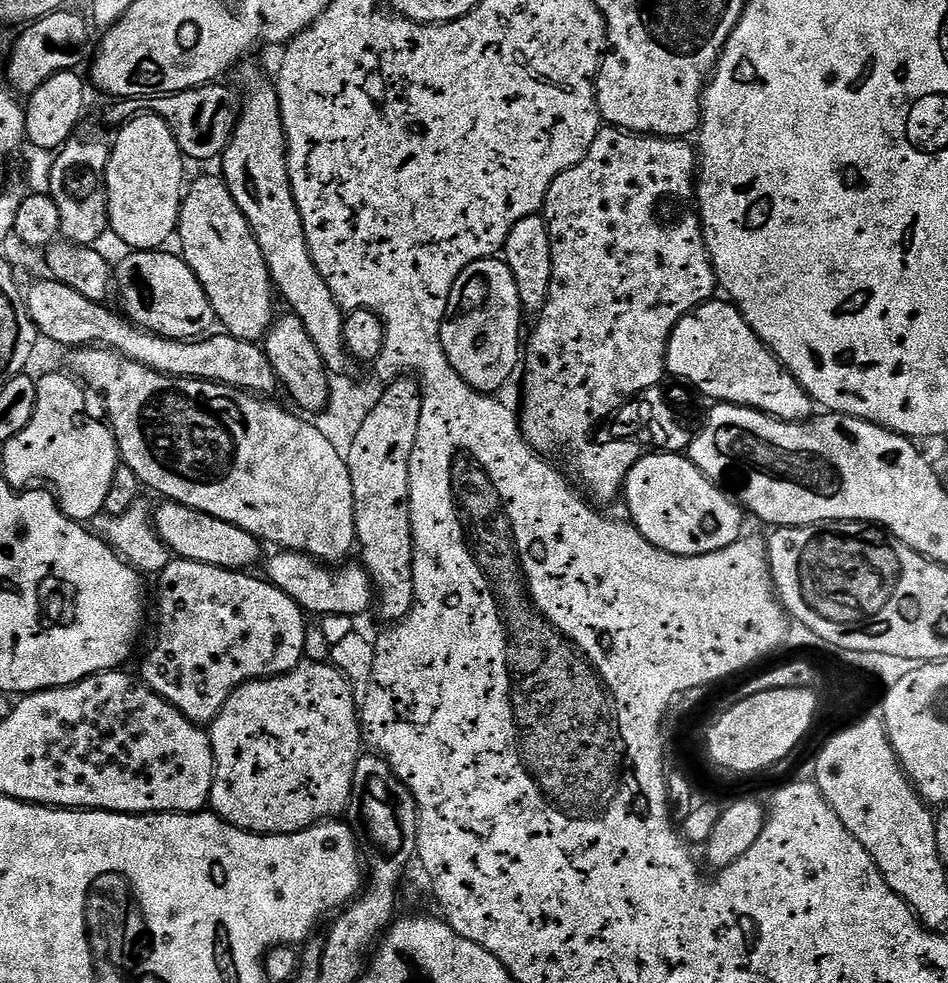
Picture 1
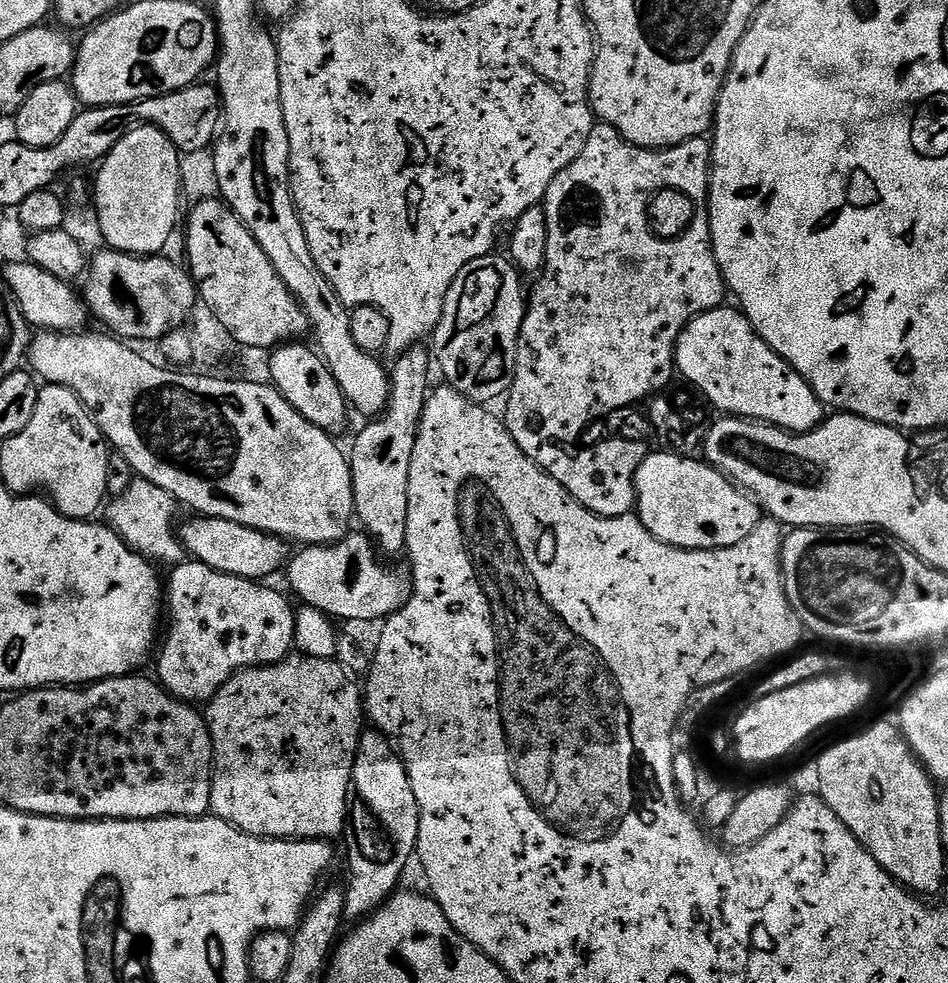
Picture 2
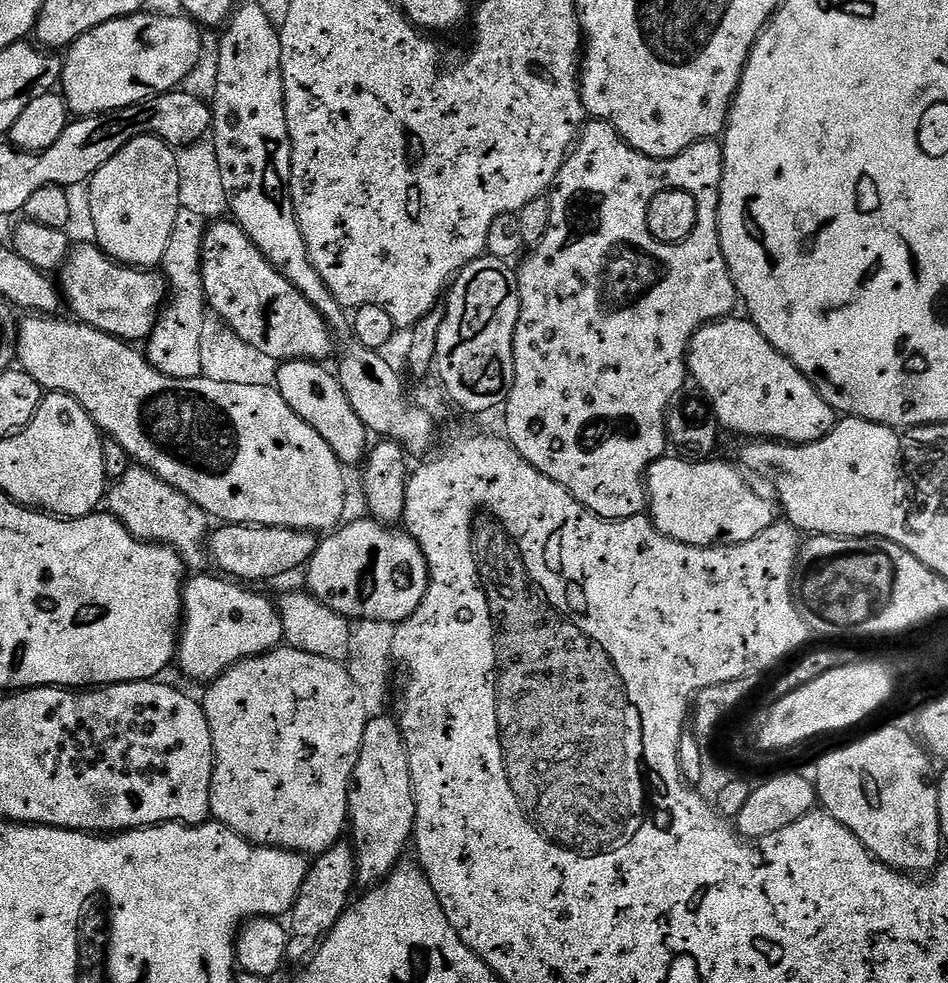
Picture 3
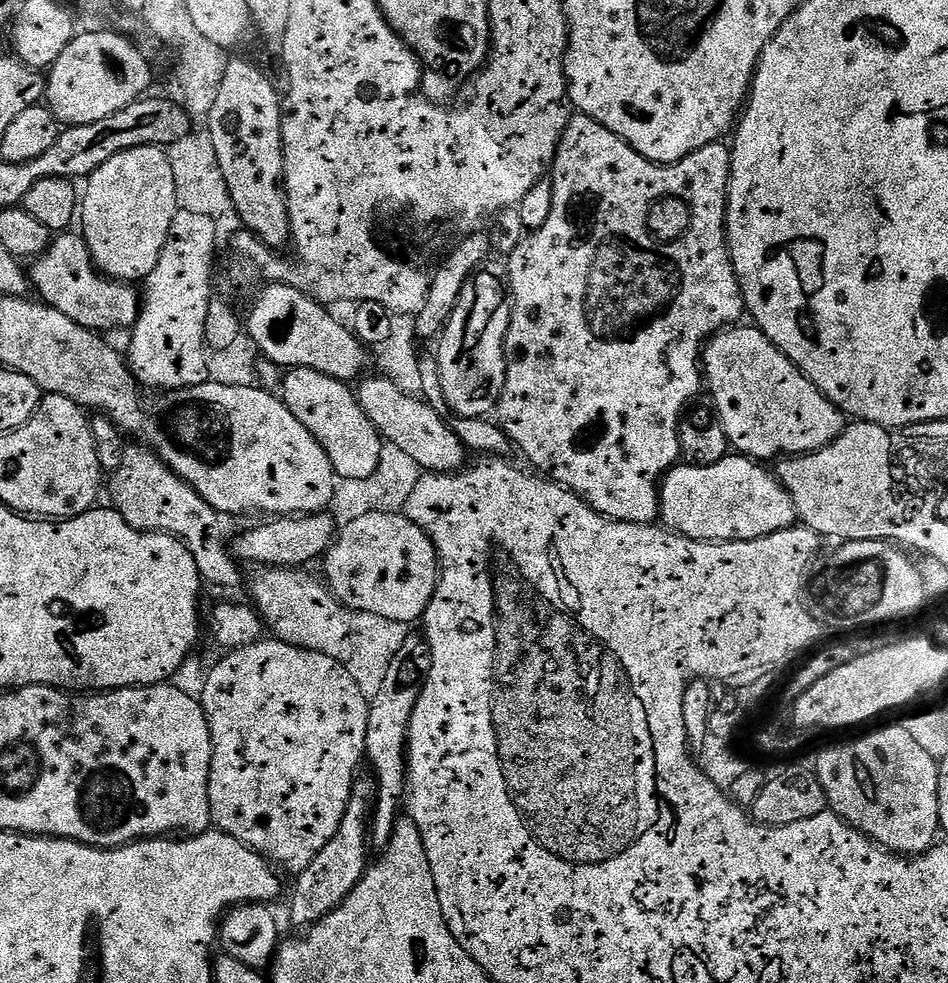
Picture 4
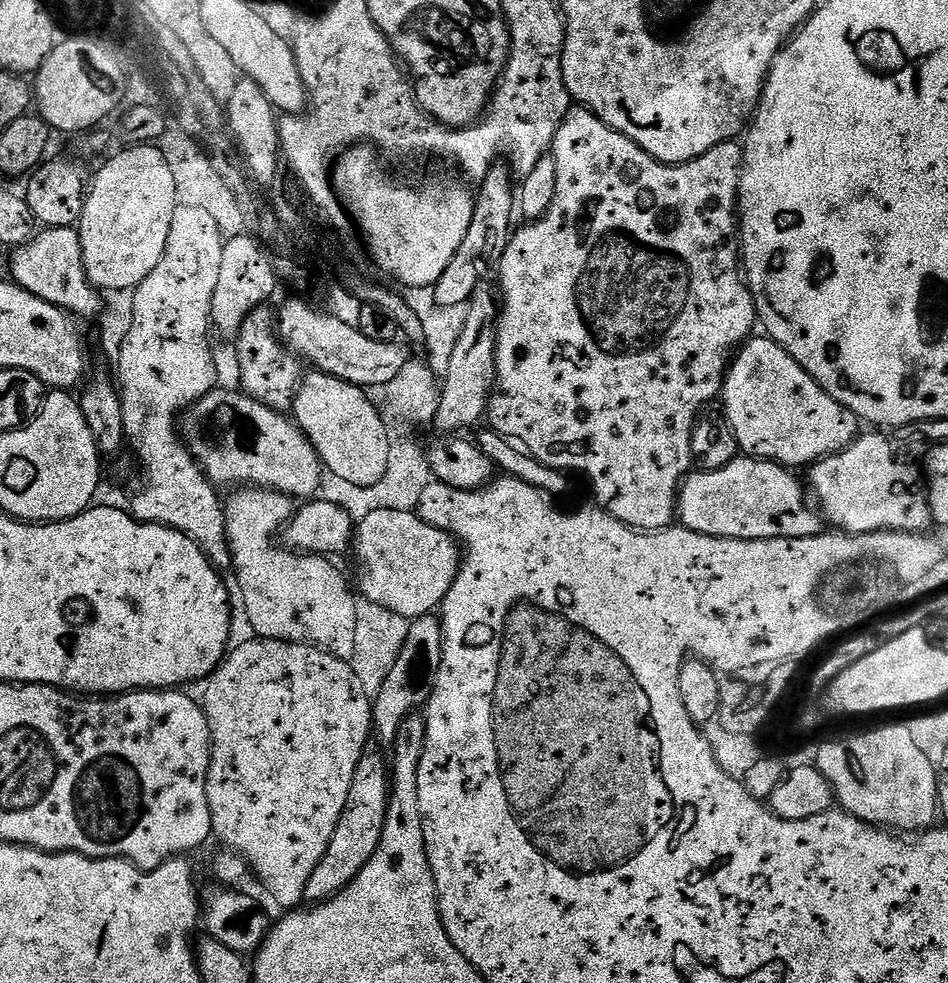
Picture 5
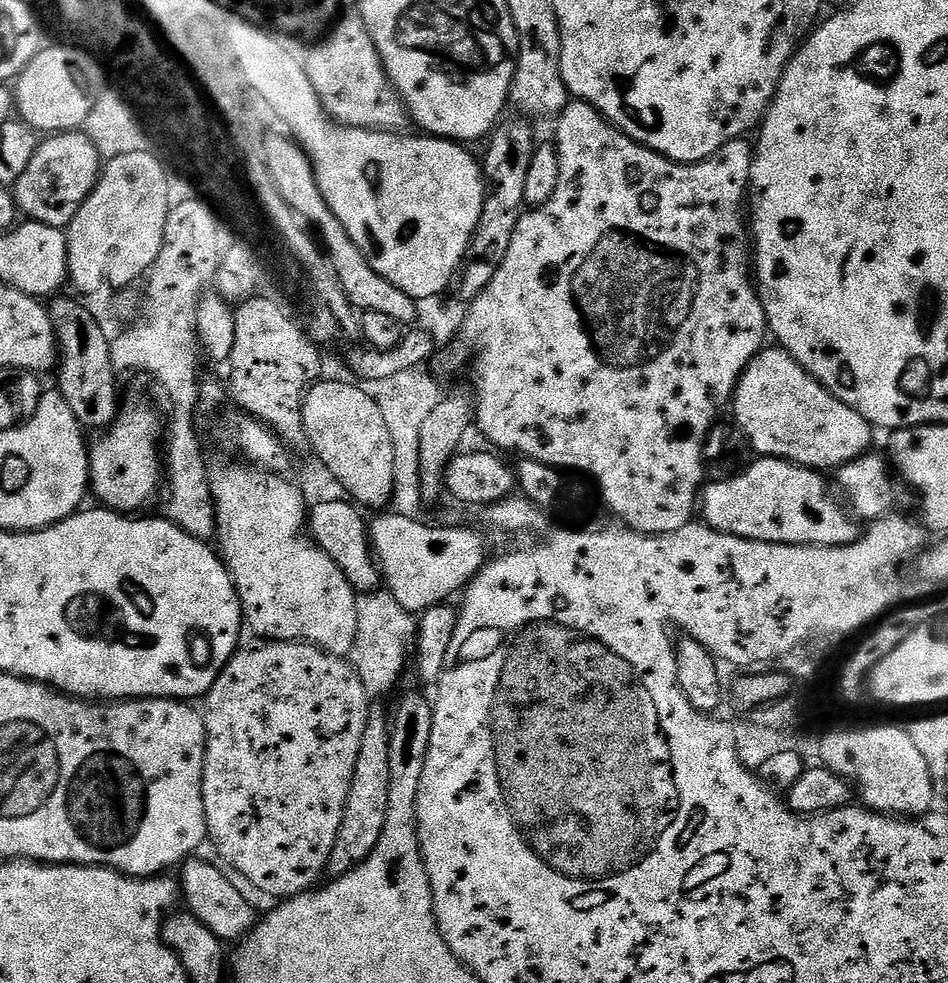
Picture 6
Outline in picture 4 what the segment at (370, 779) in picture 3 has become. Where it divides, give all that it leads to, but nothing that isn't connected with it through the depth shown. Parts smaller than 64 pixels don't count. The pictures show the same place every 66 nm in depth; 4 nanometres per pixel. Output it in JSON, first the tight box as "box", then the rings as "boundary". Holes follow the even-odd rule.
{"box":[364,634,430,850],"boundary":[[[409,634],[402,643],[402,648],[394,657],[394,662],[368,706],[366,718],[366,746],[364,755],[369,764],[371,775],[376,782],[376,798],[370,821],[370,844],[373,849],[382,850],[390,842],[392,831],[402,815],[400,803],[405,803],[408,783],[408,723],[424,687],[426,669],[430,663],[430,653],[425,641]]]}

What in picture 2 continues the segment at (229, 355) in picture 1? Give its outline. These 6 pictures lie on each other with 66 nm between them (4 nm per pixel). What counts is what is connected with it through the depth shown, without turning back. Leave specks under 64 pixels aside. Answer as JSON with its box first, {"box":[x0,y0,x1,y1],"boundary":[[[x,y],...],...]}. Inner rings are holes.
{"box":[3,262,89,334],"boundary":[[[31,262],[5,264],[3,283],[7,284],[14,294],[22,314],[33,329],[75,334],[87,325],[84,323],[89,323],[88,306],[84,303],[81,293],[77,289],[76,292],[72,289],[75,287],[69,281],[54,278],[54,274],[46,274],[46,270],[42,270],[37,264]]]}

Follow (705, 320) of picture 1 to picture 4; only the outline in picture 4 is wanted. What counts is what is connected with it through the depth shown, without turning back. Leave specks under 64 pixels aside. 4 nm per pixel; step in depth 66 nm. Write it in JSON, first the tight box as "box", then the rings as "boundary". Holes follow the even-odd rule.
{"box":[702,326,846,462],"boundary":[[[733,326],[722,332],[717,332],[707,341],[702,353],[702,376],[706,388],[712,391],[711,403],[714,411],[720,417],[722,430],[726,430],[729,445],[739,455],[749,457],[757,462],[775,461],[777,458],[790,456],[805,456],[808,452],[817,452],[830,442],[834,442],[844,433],[846,417],[839,408],[828,401],[811,384],[782,350],[766,334],[762,334],[755,326]]]}

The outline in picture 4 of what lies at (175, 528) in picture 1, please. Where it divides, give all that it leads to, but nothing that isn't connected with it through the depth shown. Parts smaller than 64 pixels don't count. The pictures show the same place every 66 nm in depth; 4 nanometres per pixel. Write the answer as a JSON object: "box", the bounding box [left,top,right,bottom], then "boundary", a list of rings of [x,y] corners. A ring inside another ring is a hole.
{"box":[230,511,338,569],"boundary":[[[327,511],[313,512],[303,516],[281,516],[269,519],[268,524],[260,524],[249,532],[241,534],[237,540],[233,539],[230,544],[230,551],[241,565],[264,564],[265,569],[269,568],[295,568],[303,569],[304,564],[311,560],[319,561],[324,553],[328,551],[333,540],[336,539],[338,524]]]}

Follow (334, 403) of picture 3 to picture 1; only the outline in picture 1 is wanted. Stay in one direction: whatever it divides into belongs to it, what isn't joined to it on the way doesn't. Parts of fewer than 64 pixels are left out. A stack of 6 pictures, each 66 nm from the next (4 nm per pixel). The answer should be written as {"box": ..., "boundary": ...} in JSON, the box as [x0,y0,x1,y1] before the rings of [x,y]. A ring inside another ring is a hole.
{"box":[262,314,328,414],"boundary":[[[291,314],[282,316],[273,319],[272,327],[262,341],[264,353],[268,356],[277,381],[297,404],[295,407],[304,414],[319,414],[328,404],[328,365],[318,354],[318,346],[314,346],[310,334],[306,334],[306,326],[302,326],[300,319]]]}

